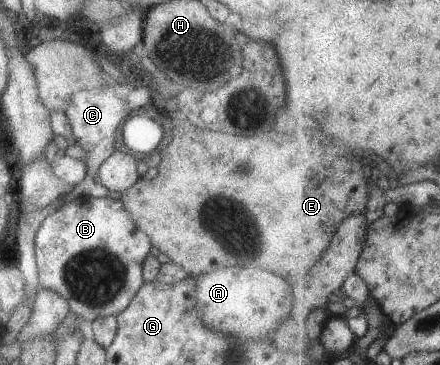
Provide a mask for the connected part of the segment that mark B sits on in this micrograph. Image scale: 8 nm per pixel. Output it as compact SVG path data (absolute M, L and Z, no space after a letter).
M83 194L65 202L52 214L43 214L34 237L34 254L38 270L38 287L52 290L68 303L69 312L93 321L95 318L117 316L130 304L136 291L143 285L142 263L150 254L150 240L138 230L122 202L110 197L90 197Z

